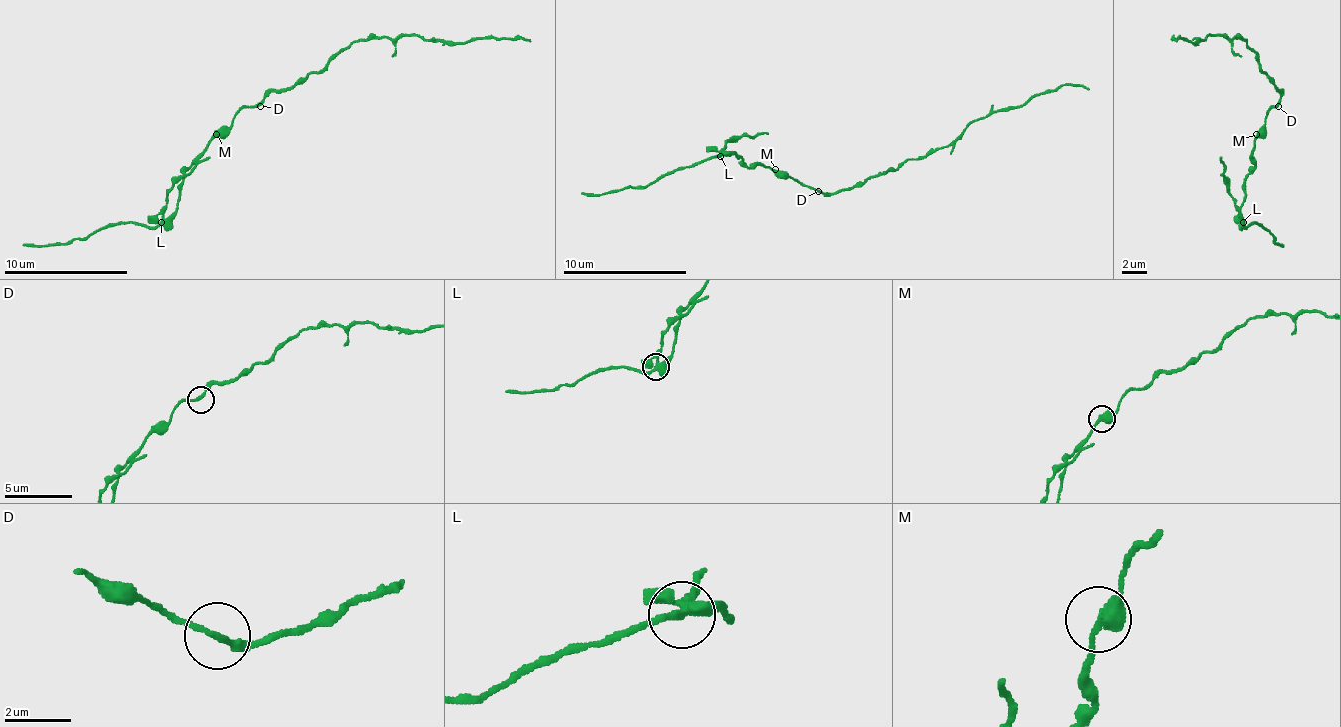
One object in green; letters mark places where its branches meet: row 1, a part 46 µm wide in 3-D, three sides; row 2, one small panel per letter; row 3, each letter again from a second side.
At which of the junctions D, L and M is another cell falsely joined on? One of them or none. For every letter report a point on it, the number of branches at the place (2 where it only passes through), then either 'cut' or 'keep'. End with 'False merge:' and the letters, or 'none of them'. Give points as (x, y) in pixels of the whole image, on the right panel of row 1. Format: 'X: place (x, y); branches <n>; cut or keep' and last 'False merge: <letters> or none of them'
D: place (1278, 106); branches 2; keep
L: place (1243, 222); branches 4; cut
M: place (1256, 134); branches 2; keep
False merge: L

